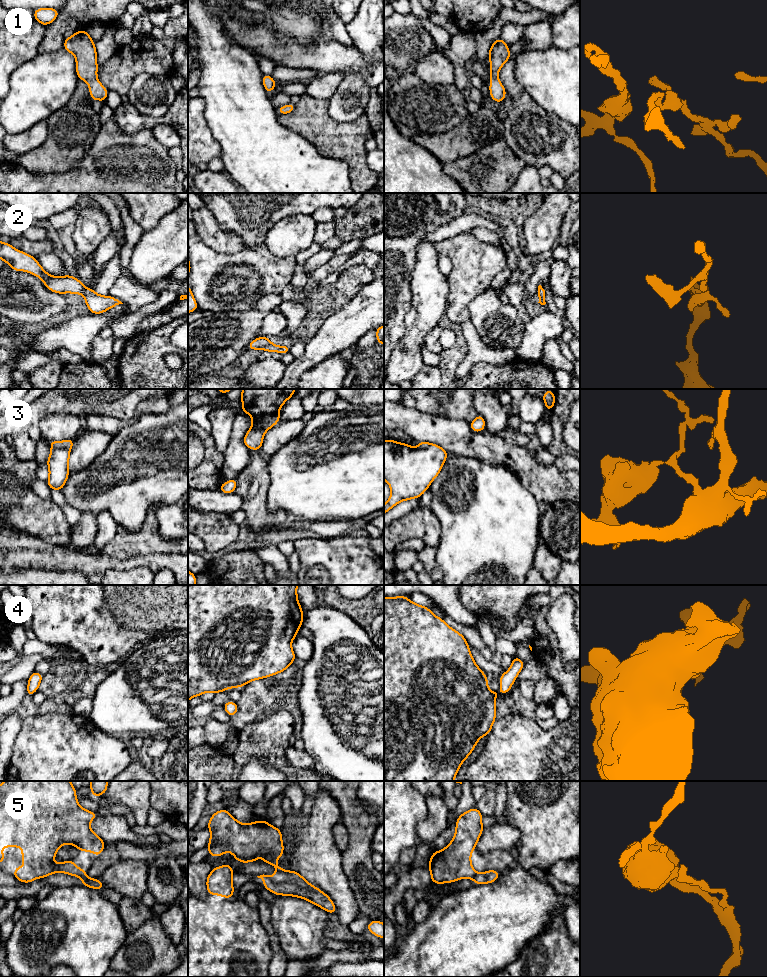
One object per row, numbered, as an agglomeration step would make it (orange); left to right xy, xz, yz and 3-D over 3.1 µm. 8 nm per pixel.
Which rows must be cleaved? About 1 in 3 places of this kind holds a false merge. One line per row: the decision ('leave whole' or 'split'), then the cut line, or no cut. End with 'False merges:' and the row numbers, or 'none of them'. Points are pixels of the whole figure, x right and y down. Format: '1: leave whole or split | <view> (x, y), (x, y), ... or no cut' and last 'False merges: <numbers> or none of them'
1: leave whole | no cut
2: leave whole | no cut
3: split | xz (278, 413), (271, 416), (261, 426), (264, 432)
4: leave whole | no cut
5: split | xy (86, 874), (80, 877)
False merges: 3, 5

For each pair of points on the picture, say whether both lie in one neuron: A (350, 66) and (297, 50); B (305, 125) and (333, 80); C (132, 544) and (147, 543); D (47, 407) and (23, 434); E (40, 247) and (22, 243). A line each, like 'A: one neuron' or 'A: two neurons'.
A: one neuron
B: two neurons
C: one neuron
D: one neuron
E: one neuron

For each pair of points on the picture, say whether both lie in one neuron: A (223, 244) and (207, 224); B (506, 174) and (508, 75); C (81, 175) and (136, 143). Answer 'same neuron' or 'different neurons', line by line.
A: same neuron
B: different neurons
C: same neuron

